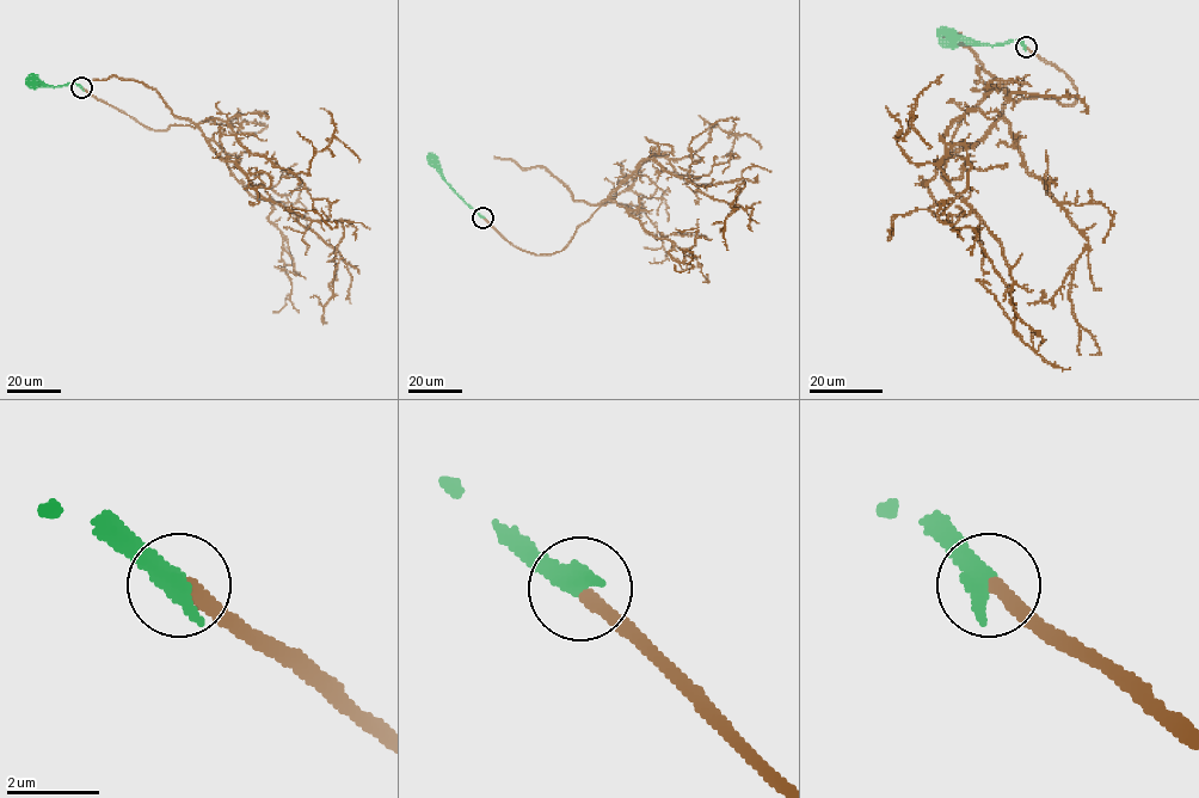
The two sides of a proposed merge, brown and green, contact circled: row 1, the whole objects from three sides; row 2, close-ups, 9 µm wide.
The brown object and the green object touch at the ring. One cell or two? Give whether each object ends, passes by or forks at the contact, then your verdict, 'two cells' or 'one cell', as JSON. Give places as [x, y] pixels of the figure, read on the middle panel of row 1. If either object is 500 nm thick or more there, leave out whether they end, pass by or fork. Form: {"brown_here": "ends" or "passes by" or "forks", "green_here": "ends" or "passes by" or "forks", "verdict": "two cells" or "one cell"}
{"verdict": "one cell"}

